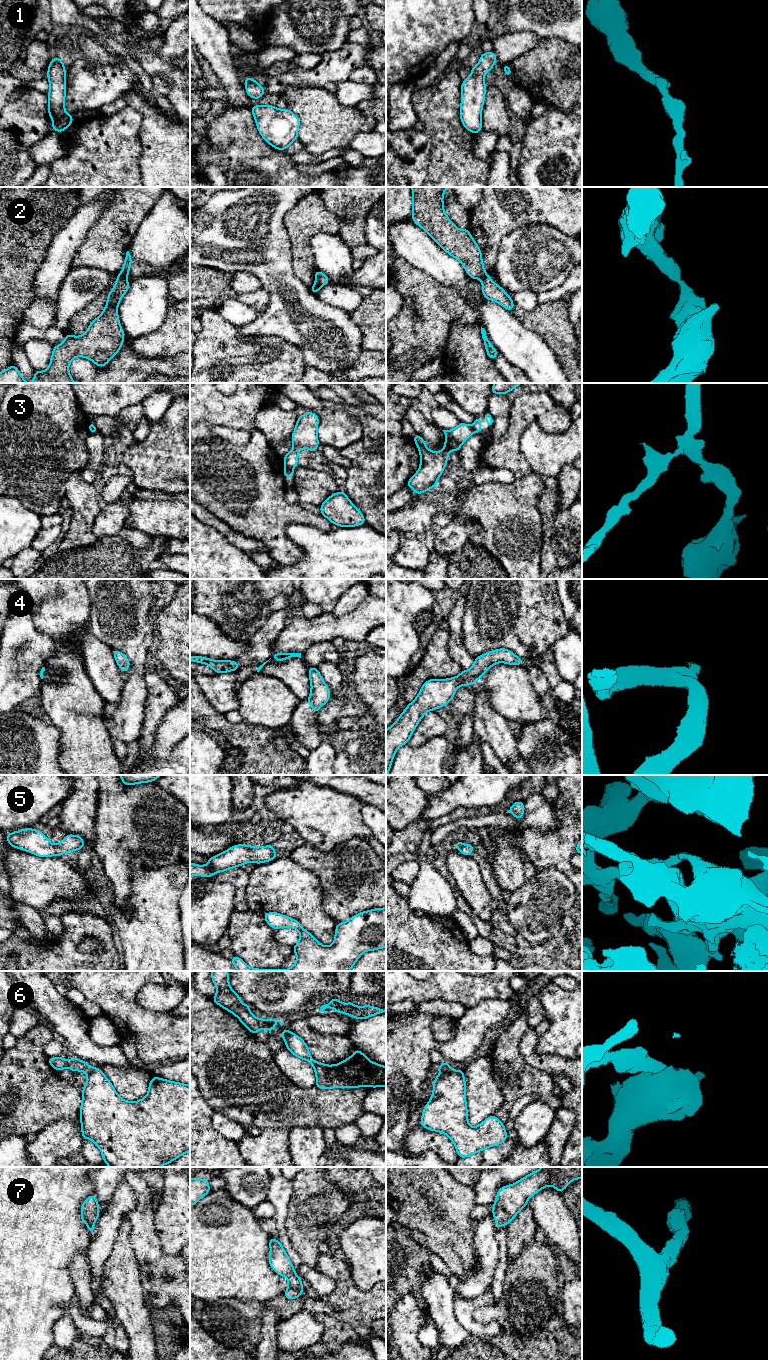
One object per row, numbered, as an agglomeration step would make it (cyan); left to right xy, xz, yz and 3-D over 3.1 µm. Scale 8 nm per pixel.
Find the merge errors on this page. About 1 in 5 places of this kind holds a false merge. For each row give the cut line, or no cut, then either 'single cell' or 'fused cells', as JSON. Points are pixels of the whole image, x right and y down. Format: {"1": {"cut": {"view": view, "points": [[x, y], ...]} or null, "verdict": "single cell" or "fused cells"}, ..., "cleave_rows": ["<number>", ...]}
{"1": {"cut": null, "verdict": "single cell"}, "2": {"cut": {"view": "xy", "points": [[118, 274], [126, 279]]}, "verdict": "fused cells"}, "3": {"cut": {"view": "xz", "points": [[285, 468], [291, 470]]}, "verdict": "fused cells"}, "4": {"cut": null, "verdict": "single cell"}, "5": {"cut": null, "verdict": "single cell"}, "6": {"cut": {"view": "xy", "points": [[94, 1068], [88, 1074]]}, "verdict": "fused cells"}, "7": {"cut": null, "verdict": "single cell"}, "cleave_rows": ["2", "3", "6"]}

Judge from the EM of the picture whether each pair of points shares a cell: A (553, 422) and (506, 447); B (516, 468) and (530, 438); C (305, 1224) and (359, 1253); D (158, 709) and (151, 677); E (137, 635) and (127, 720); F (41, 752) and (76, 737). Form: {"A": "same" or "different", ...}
{"A": "same", "B": "different", "C": "same", "D": "same", "E": "same", "F": "different"}

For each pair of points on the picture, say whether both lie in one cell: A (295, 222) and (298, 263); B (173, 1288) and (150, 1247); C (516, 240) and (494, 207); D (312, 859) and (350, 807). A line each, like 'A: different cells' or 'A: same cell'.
A: same cell
B: same cell
C: different cells
D: different cells

